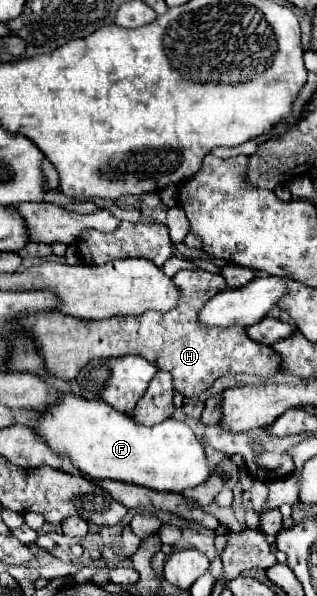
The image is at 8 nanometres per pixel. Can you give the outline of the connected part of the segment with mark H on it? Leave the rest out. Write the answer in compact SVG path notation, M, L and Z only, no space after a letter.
M180 270L174 276L180 288L180 302L170 312L144 312L140 316L114 316L108 320L78 320L62 312L42 312L22 316L20 324L36 340L40 354L44 356L46 370L62 380L72 380L94 358L126 356L138 354L160 370L166 370L174 378L174 390L186 398L200 396L212 386L214 380L226 374L256 374L274 376L282 372L282 358L264 344L250 340L244 326L212 328L198 326L198 310L214 296L226 288L226 280L220 274L210 274L204 270Z

